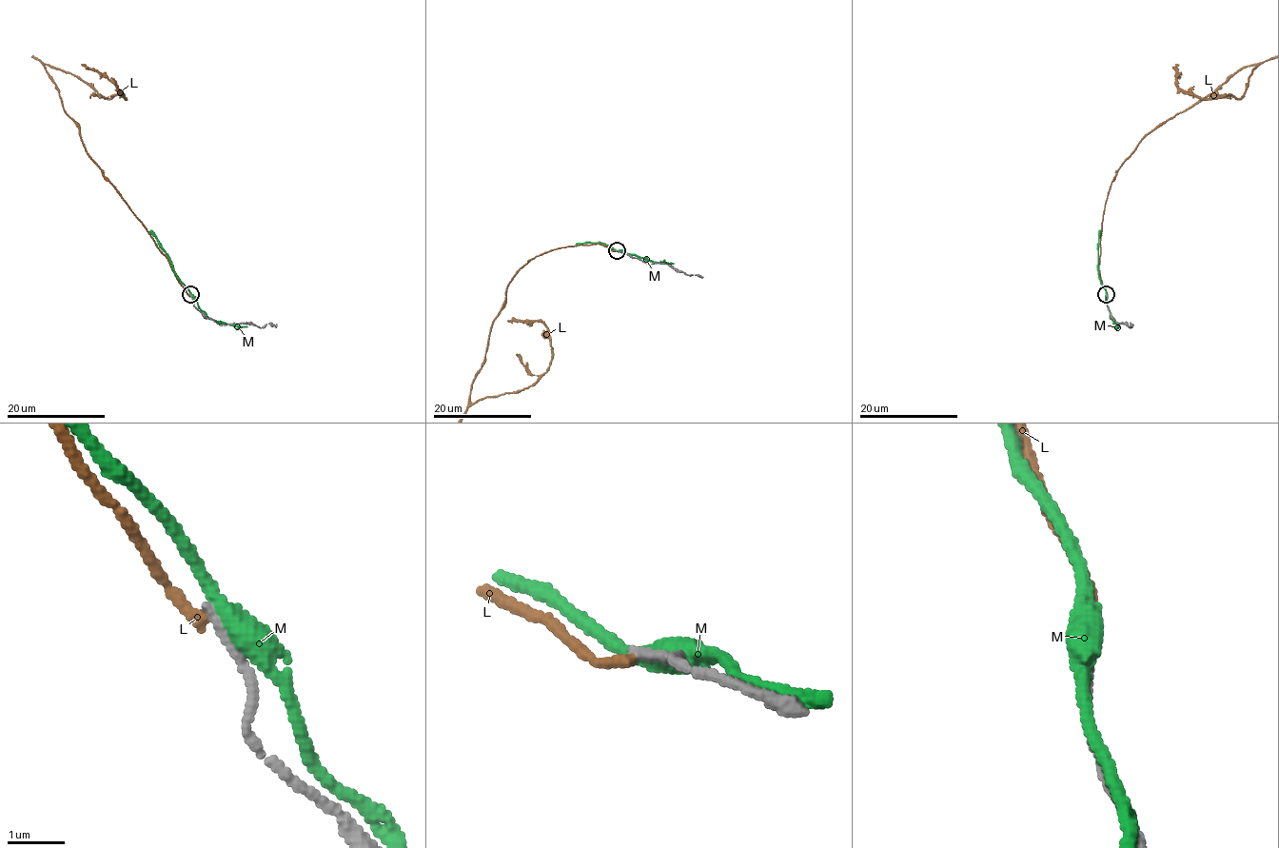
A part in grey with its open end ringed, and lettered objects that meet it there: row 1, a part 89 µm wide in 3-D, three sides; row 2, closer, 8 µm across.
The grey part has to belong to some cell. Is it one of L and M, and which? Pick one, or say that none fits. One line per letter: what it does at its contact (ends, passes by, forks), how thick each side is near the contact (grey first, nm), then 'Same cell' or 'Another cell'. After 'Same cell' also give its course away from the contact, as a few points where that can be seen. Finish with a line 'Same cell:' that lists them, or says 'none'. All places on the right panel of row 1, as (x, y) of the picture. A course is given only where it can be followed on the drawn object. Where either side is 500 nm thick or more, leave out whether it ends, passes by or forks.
L: It ends there. Thickness 160 nm (grey) against 180 nm. Another cell
M: It passes by. Thickness 200 nm (grey) against 420 nm. Another cell
Same cell: none

